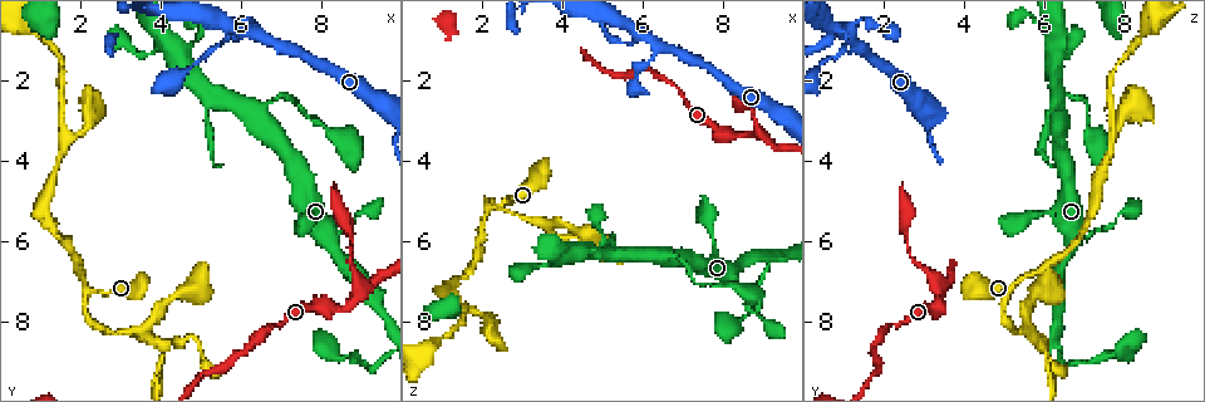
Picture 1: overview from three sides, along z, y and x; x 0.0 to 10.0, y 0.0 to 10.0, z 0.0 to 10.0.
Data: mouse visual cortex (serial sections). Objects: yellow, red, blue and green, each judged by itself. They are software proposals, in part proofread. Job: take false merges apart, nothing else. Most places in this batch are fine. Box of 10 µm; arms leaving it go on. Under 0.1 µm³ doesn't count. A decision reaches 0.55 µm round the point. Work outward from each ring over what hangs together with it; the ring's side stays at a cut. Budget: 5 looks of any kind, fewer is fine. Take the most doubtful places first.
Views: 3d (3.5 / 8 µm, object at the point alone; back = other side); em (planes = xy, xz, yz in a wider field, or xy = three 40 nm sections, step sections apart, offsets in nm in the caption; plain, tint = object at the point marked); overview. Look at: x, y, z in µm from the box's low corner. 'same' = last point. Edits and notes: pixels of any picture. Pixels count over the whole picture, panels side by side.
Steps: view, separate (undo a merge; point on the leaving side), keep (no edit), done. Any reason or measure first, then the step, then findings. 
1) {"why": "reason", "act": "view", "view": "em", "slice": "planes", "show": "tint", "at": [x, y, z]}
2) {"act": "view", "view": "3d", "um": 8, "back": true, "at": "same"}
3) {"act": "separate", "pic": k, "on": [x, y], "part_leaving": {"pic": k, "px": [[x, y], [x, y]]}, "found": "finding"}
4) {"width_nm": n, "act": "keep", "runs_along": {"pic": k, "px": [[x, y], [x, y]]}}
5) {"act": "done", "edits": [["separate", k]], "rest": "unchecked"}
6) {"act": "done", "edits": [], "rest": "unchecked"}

{"why": "three-way junction", "act": "view", "view": "3d", "um": 8, "at": [2.20, 7.75, 5.00]}

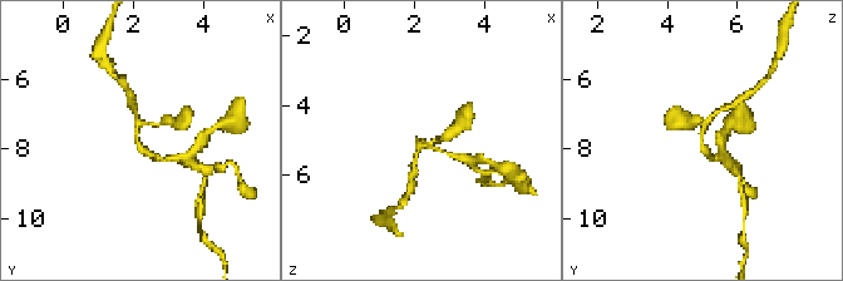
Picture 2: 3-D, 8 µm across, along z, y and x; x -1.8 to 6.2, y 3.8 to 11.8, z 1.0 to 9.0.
{"act": "view", "view": "em", "slice": "planes", "show": "tint", "at": "same"}

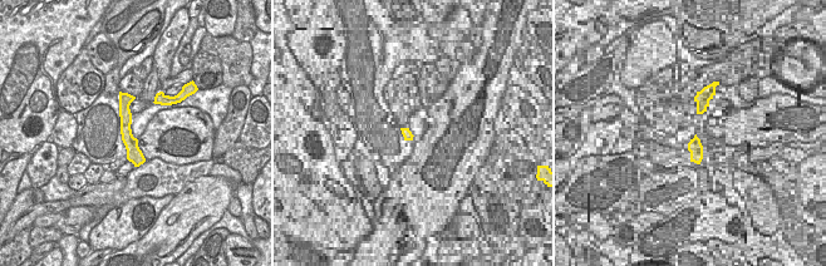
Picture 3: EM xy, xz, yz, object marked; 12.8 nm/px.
{"act": "keep", "runs_along": {"pic": 3, "px": [[123, 95], [126, 134], [137, 162]]}, "found": "one cell here"}

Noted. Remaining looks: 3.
{"why": "thin neck", "act": "view", "view": "3d", "um": 8, "at": [4.10, 8.85, 6.15]}

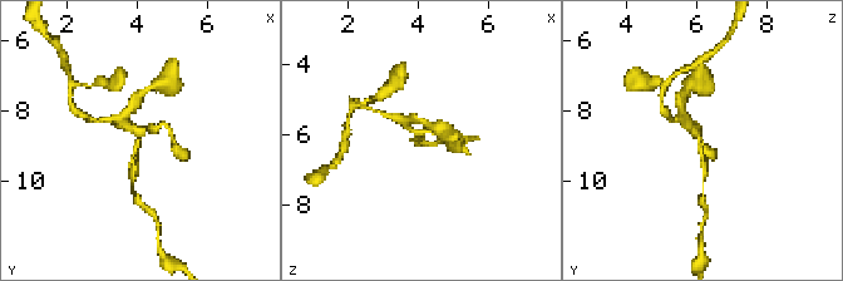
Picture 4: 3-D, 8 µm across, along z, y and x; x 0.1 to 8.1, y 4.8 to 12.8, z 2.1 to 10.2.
{"why": "now the EM", "act": "view", "view": "em", "slice": "xy", "step": 5, "show": "tint", "at": "same"}

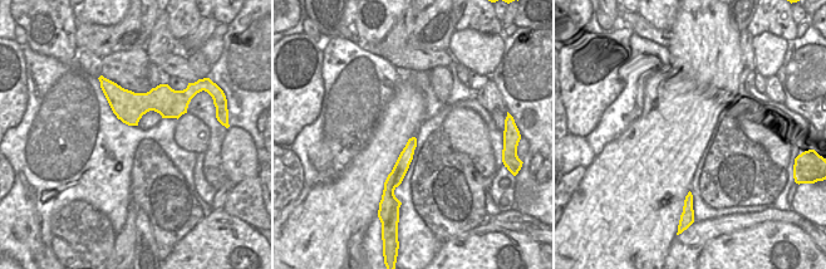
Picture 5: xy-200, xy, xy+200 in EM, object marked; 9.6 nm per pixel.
{"act": "keep", "found": "all the same cell"}

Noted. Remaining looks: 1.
{"act": "done", "edits": [], "rest": "unchecked"}

